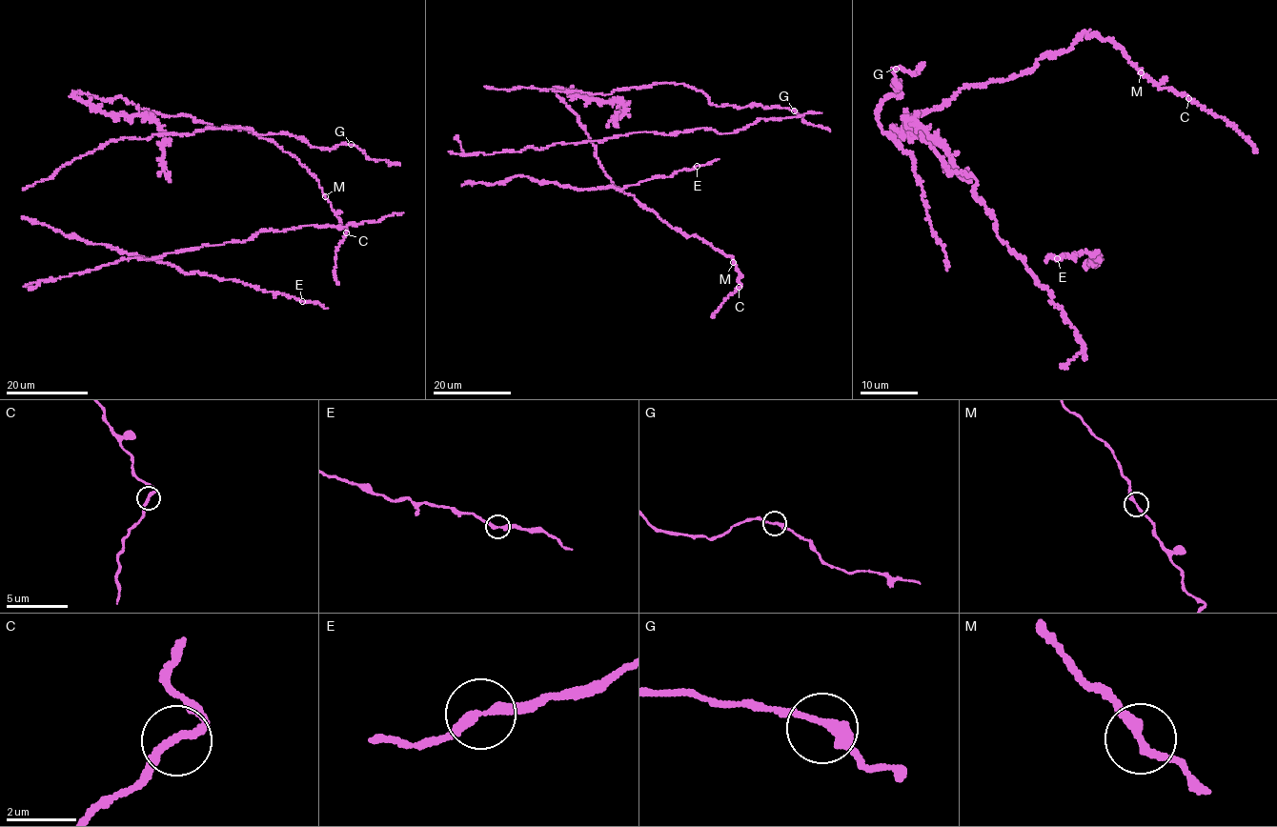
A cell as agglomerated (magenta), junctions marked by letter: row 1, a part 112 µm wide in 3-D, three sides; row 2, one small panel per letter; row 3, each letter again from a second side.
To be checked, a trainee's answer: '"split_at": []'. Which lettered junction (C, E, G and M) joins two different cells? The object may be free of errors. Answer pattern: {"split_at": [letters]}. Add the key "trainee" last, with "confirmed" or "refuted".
{"split_at": [], "trainee": "confirmed"}

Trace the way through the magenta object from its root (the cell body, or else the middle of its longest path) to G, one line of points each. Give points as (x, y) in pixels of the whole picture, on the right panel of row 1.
G: (896, 86), (897, 90), (900, 88), (892, 69), (896, 69)

